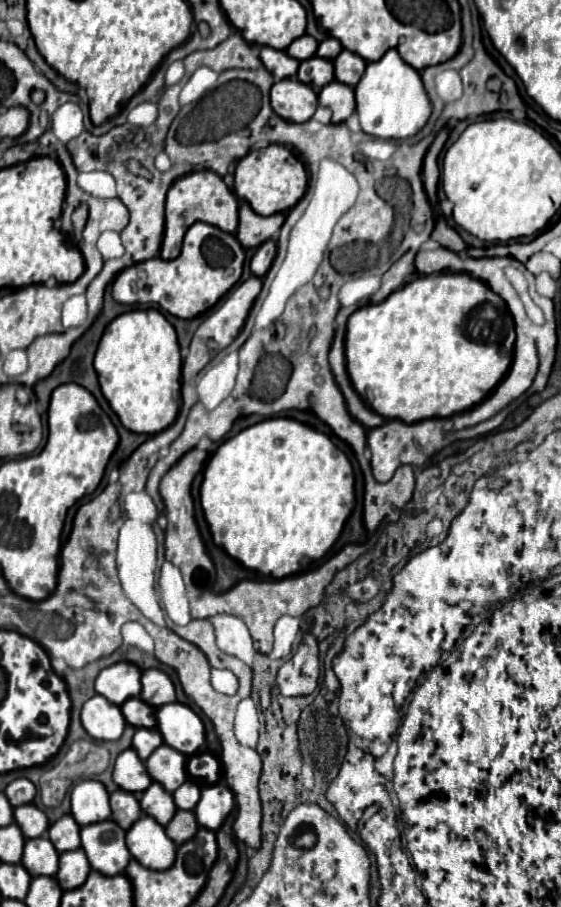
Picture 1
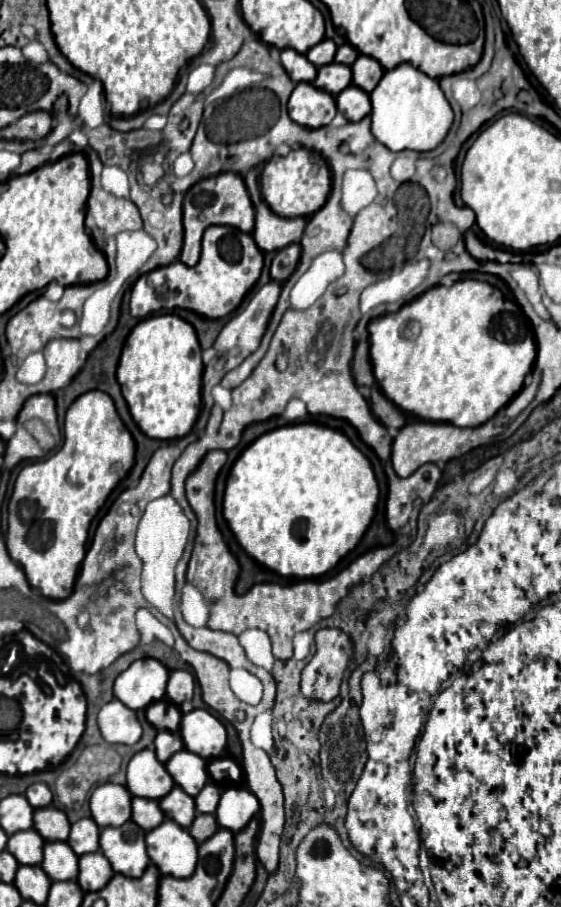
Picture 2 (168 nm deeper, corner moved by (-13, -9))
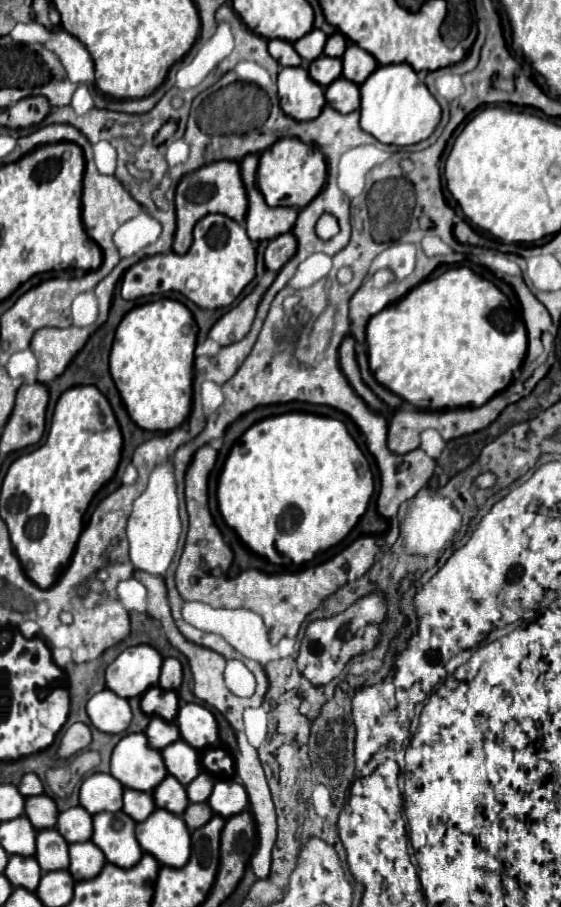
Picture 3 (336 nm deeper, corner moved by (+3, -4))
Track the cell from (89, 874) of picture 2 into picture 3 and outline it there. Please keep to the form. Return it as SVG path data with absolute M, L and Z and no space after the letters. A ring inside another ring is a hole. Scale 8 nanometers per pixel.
M84 841L84 845L70 845L70 875L74 881L86 881L96 877L104 867L104 853L92 845L92 841Z

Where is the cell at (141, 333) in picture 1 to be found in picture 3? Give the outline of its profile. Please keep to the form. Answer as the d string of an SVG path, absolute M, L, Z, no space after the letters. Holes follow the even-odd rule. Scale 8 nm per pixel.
M158 299L134 307L118 325L110 351L110 373L130 419L146 431L172 431L182 425L192 405L192 365L196 323L186 305Z

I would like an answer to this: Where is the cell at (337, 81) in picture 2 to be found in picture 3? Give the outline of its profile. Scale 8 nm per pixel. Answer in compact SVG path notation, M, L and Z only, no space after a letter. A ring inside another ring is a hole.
M320 55L316 61L308 63L308 75L322 87L328 87L332 81L340 77L340 59Z

